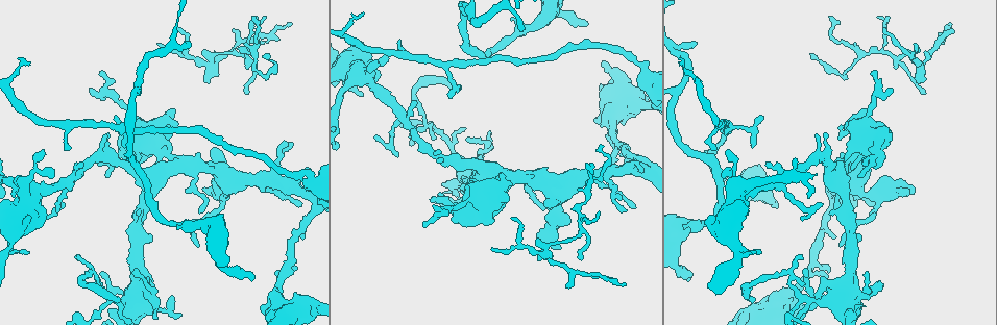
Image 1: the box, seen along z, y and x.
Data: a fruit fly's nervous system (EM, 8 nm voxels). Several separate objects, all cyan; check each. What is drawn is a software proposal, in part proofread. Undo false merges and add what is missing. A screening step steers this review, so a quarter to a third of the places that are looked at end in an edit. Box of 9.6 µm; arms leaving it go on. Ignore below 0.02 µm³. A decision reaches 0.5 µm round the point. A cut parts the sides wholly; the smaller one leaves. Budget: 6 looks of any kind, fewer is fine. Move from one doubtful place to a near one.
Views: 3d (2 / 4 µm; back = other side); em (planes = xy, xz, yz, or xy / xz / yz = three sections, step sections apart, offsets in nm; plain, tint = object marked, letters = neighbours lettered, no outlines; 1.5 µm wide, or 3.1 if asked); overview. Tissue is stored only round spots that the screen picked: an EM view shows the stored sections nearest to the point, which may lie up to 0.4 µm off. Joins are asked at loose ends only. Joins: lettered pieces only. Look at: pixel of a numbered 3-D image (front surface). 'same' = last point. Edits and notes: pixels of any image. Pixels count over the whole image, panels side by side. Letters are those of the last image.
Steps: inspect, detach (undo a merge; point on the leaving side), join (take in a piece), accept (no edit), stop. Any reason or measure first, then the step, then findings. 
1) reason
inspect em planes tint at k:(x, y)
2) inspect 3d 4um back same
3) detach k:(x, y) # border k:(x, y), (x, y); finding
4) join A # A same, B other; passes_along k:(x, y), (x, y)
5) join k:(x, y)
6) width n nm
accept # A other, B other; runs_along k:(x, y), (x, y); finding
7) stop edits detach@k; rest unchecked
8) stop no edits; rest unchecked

tapers out
inspect 3d 2um at 1:(566, 285)

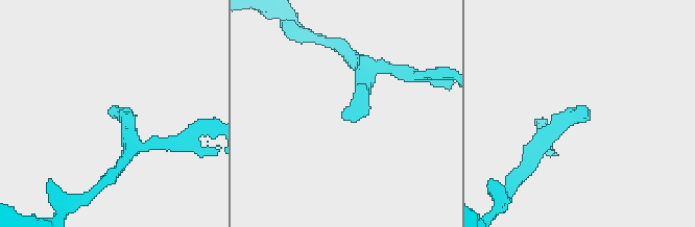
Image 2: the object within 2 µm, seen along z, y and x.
now the EM
inspect em xy step 4 letters at 2:(590, 111)

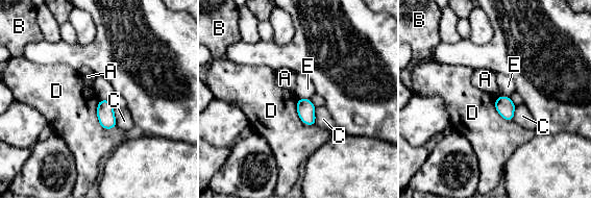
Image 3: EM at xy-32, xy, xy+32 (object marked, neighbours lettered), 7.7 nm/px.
cut it another way
inspect em planes letters same

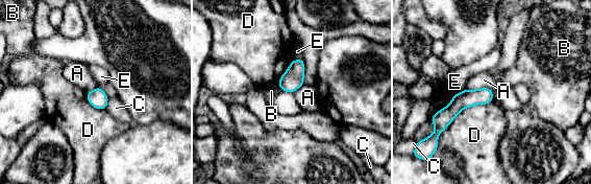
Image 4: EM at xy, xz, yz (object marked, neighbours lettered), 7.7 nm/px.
longest_contact D 550 nm
accept # A other, B other, C other, D other, E other; none of them fits

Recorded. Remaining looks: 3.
tapers out
inspect em xy step 8 letters at 1:(890, 90)

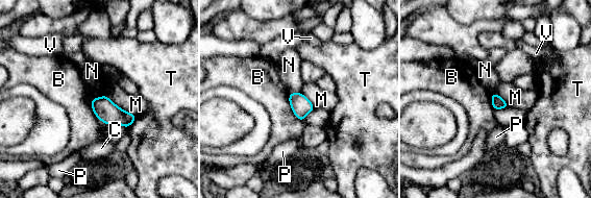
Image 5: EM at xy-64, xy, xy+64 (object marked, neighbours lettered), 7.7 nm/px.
another direction
inspect em planes letters same

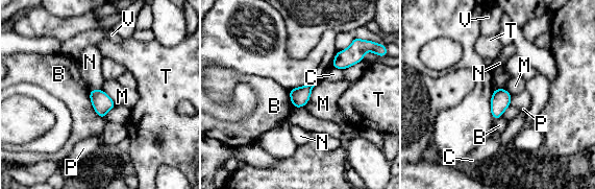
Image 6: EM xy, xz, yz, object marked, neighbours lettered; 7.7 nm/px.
accept # B other, C other, M other, N other, P other, T other, V other; border 6:(317, 83), (303, 107); none of them fits

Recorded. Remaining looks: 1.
stop no edits; rest unchecked

